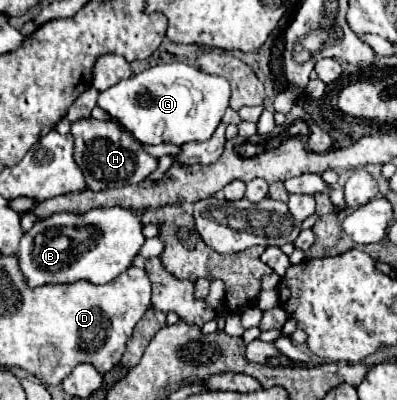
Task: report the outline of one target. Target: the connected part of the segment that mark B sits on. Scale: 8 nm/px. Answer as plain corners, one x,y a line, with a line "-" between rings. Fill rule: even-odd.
95,208
85,214
53,214
51,218
37,220
21,238
19,270
29,288
43,284
71,284
79,280
91,284
111,282
131,266
143,246
145,236
141,228
141,216
125,208
-
65,228
71,228
73,232
67,234

